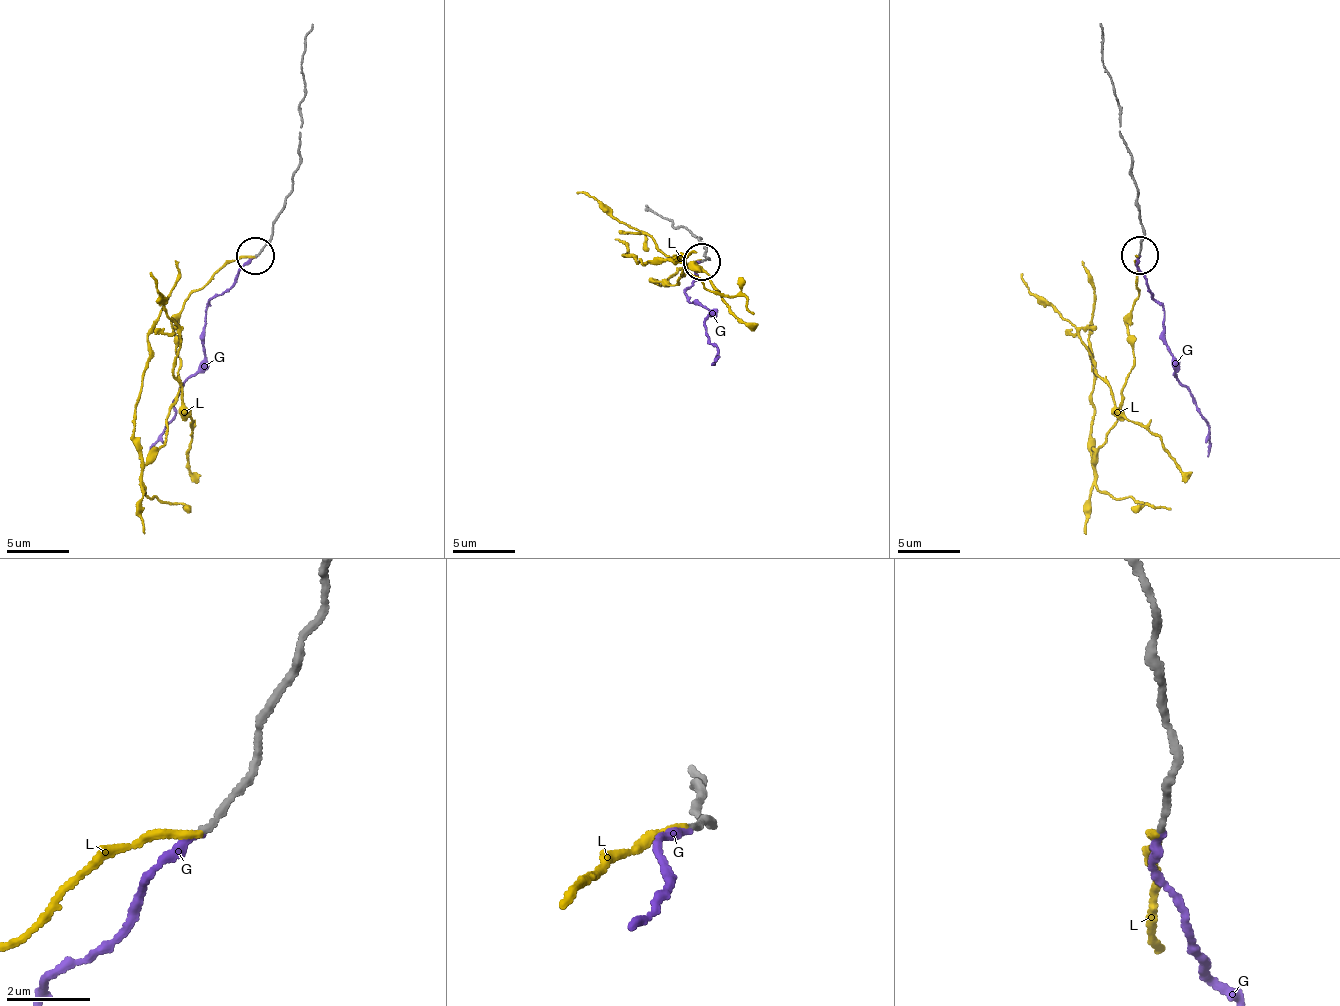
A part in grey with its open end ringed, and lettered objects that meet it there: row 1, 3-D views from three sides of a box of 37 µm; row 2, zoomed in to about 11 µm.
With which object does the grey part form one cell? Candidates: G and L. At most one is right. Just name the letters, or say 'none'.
G

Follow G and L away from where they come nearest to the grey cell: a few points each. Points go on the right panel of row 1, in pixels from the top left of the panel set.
G: (1140, 254), (1136, 260), (1145, 285), (1165, 314), (1164, 345), (1171, 364), (1208, 429), (1208, 457)
L: (1138, 254), (1128, 330), (1133, 370), (1108, 439), (1092, 457), (1093, 292), (1083, 261)

